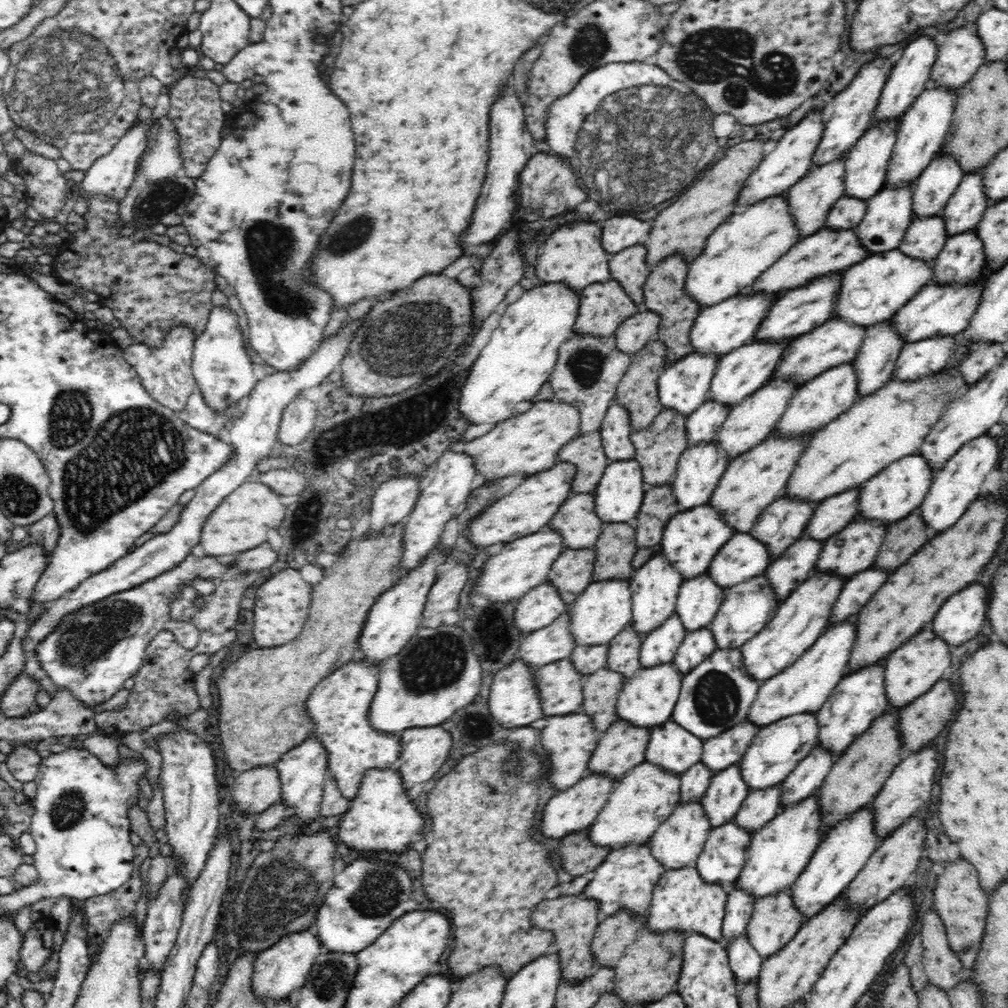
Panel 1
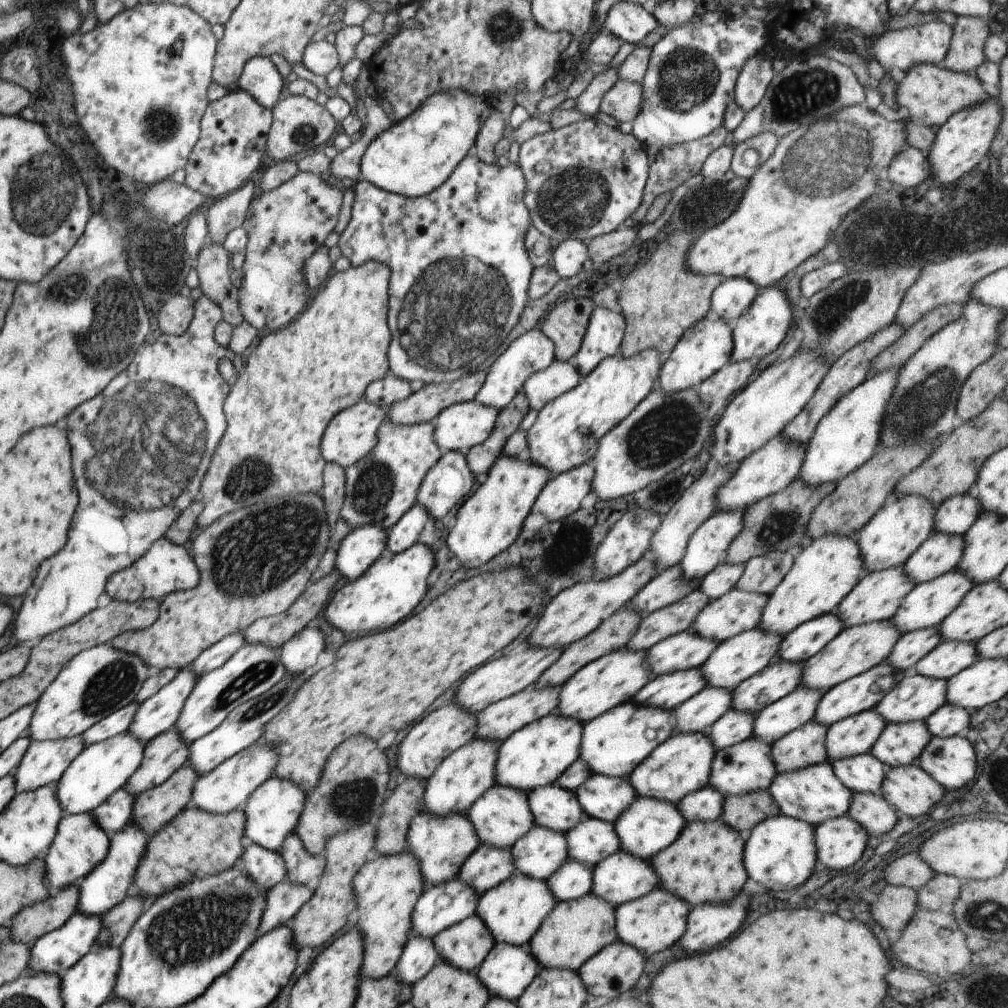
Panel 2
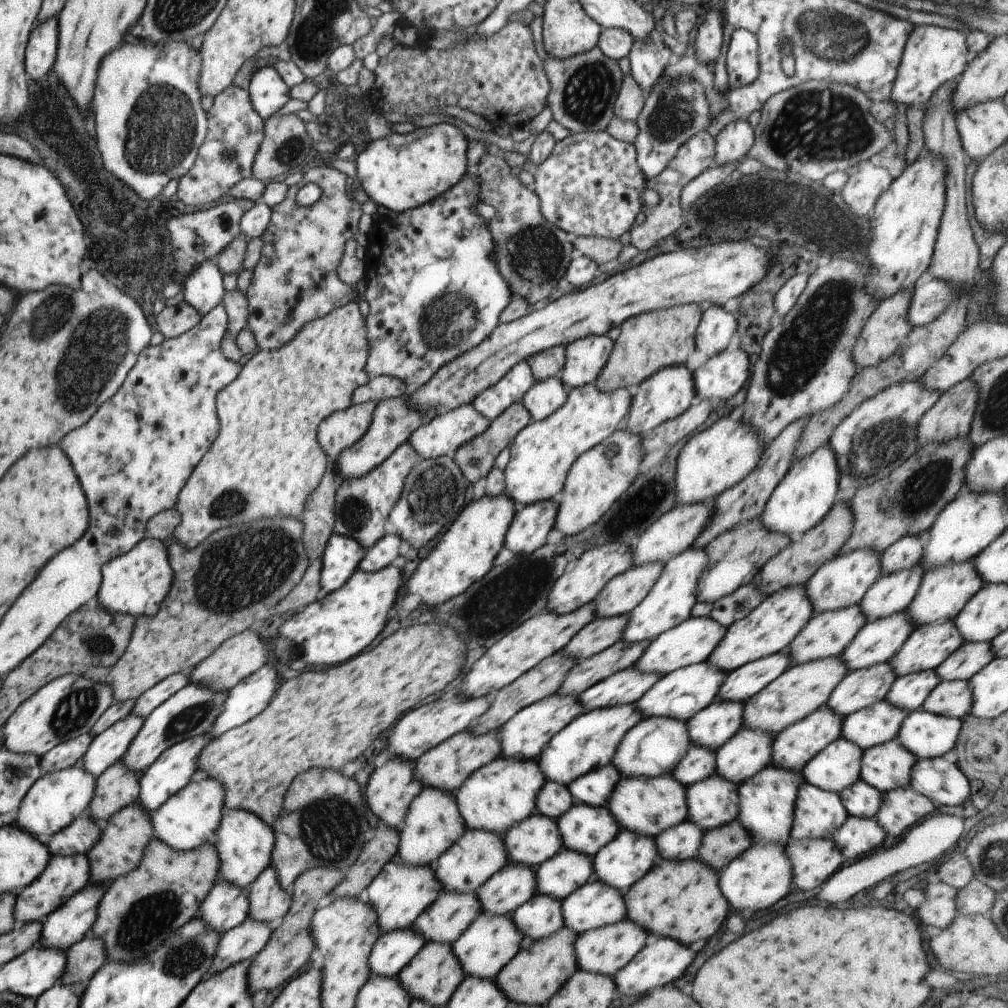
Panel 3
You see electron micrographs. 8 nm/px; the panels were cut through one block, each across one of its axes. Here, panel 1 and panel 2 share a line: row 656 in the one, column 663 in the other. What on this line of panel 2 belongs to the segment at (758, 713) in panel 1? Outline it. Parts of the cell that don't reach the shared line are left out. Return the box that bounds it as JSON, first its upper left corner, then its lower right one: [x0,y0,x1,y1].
[613,796,686,860]

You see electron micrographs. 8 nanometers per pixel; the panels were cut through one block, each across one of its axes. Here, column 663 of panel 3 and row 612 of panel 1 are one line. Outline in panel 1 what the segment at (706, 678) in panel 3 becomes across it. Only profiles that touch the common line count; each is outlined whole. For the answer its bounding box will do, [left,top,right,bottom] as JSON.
[675,572,726,631]

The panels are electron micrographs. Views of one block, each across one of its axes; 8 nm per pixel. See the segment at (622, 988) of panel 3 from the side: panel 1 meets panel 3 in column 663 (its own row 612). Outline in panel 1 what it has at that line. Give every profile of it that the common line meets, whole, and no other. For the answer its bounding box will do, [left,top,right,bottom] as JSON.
[929,584,989,648]

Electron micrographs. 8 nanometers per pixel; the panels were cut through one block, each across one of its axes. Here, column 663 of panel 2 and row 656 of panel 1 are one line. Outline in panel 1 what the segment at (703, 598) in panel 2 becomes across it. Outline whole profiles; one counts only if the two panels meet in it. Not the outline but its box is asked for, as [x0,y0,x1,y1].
[606,625,644,680]

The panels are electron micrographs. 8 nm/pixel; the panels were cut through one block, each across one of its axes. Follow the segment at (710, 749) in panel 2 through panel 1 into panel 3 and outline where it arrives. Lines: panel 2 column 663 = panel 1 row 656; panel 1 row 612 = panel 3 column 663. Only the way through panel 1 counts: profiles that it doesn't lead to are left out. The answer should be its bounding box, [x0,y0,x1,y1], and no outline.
[606,774,688,838]

